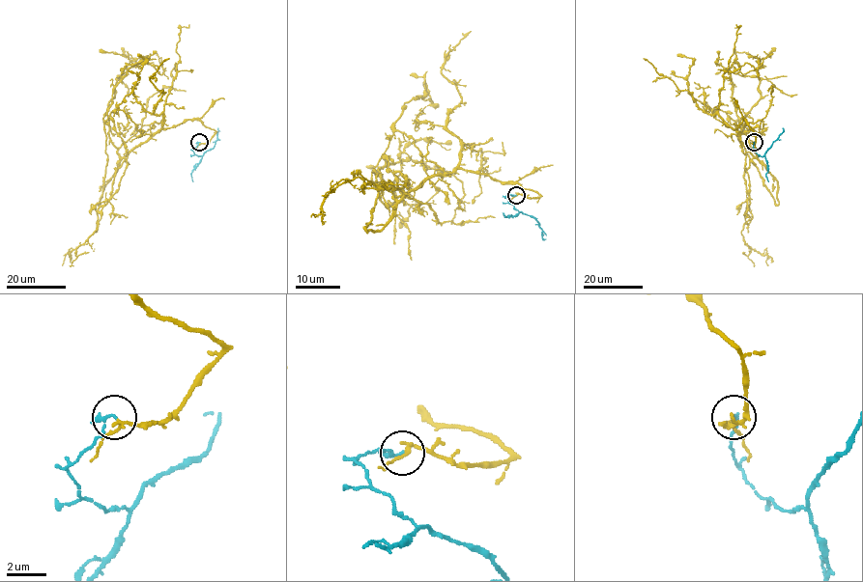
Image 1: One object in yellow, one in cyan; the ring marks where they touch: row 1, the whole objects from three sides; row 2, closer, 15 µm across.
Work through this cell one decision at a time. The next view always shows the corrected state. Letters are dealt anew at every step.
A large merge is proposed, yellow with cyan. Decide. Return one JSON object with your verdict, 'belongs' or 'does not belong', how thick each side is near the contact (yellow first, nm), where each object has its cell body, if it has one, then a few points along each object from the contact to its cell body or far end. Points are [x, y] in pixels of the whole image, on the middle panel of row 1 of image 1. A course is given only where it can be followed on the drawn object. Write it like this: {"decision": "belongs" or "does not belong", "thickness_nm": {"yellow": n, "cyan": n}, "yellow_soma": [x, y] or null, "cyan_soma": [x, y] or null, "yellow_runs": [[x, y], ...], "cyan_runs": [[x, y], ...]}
{"decision": "belongs", "thickness_nm": {"yellow": 150, "cyan": 120}, "yellow_soma": null, "cyan_soma": null, "yellow_runs": [[516, 195], [539, 195], [455, 169], [398, 200], [378, 169], [411, 159], [453, 175], [464, 197], [450, 224]], "cyan_runs": [[516, 195], [504, 197], [518, 210], [538, 222], [542, 237]]}

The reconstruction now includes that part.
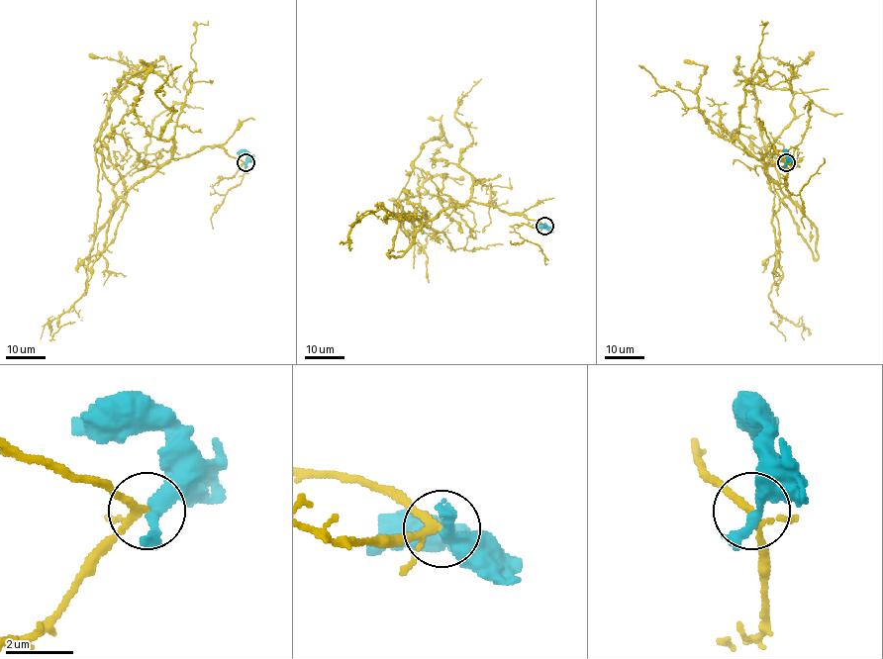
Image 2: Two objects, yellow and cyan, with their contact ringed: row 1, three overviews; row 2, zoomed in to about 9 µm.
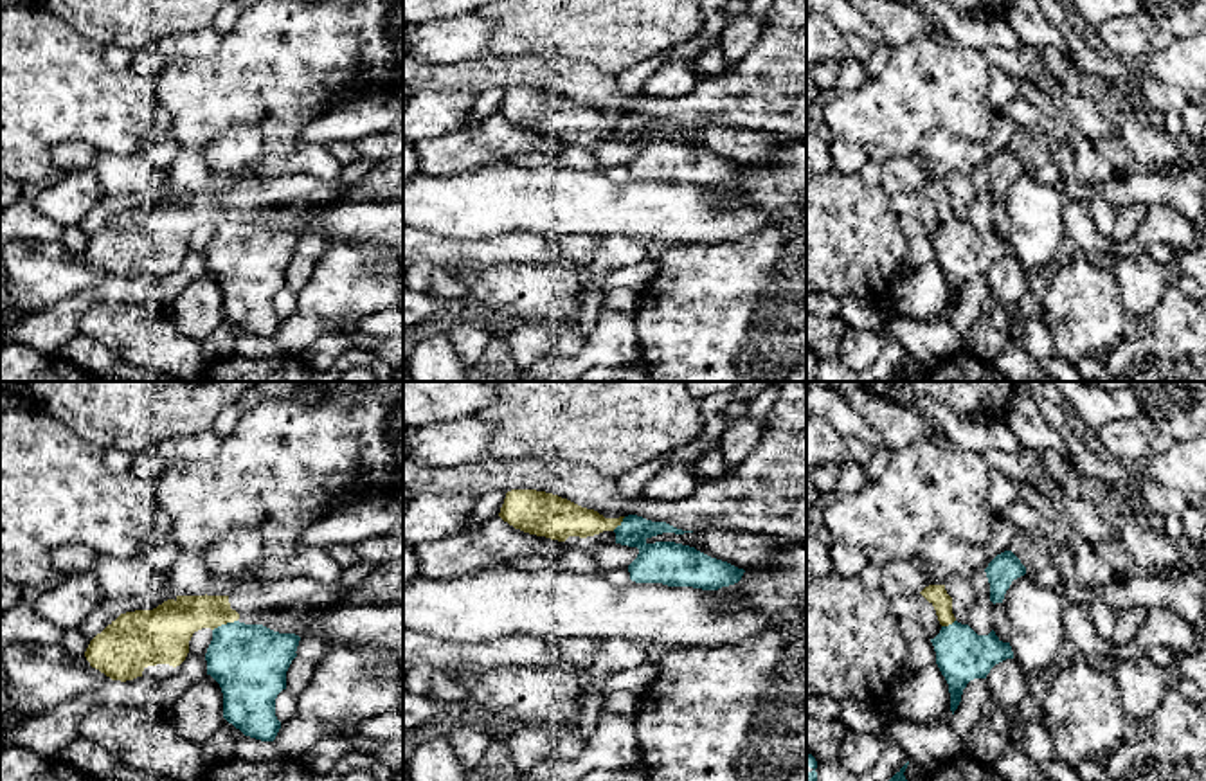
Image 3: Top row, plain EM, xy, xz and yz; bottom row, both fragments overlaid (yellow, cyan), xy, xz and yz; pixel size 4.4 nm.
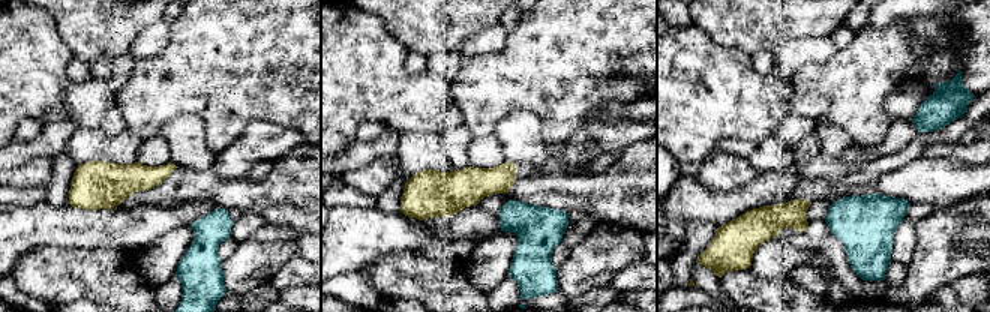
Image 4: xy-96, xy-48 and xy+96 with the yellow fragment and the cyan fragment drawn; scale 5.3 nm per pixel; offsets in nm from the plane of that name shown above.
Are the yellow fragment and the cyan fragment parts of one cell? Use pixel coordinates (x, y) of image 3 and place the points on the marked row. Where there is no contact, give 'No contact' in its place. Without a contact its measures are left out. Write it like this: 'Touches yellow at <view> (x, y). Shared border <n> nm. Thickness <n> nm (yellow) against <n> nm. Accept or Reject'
Touches yellow at xy (224, 623). Shared border 120 nm. Thickness 220 nm (yellow) against 340 nm. Reject

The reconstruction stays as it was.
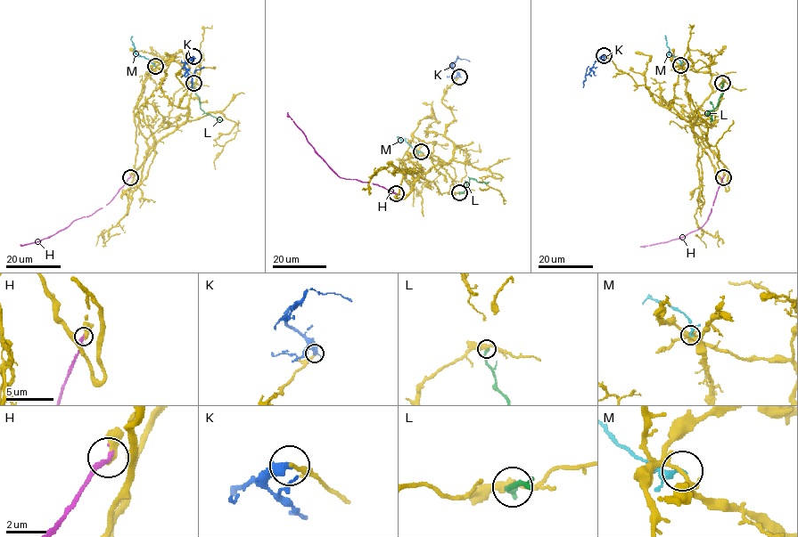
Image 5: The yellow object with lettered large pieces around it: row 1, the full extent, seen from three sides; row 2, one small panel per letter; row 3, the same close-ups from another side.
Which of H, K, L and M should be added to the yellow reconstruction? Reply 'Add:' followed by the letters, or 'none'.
Add: none

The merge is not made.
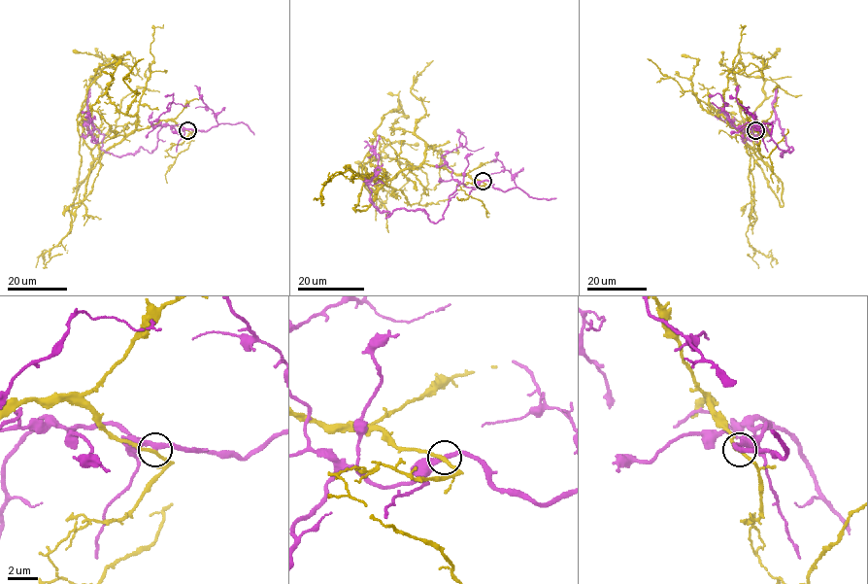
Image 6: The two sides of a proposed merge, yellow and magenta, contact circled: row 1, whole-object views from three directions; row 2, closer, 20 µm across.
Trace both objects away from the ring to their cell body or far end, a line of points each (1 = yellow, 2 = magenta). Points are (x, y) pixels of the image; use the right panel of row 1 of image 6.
1: (755, 130), (750, 120), (741, 130), (761, 157), (737, 102), (734, 67), (740, 62), (749, 75), (777, 53)
2: (755, 130), (763, 125), (782, 150), (793, 150), (780, 155), (788, 149), (778, 120), (747, 133), (719, 112)

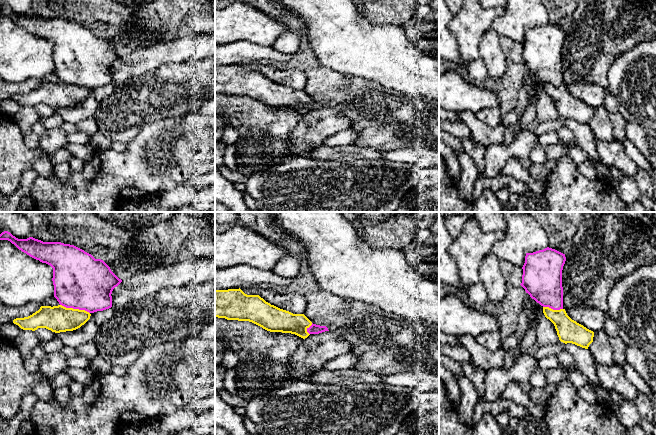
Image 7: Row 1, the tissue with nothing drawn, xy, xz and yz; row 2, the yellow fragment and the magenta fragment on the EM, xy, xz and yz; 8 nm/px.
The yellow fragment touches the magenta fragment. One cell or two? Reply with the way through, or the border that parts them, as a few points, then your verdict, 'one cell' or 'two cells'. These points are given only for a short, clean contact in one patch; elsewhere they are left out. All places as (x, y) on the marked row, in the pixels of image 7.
border along xy (60, 304), (66, 307), (84, 309), (89, 313); two cells

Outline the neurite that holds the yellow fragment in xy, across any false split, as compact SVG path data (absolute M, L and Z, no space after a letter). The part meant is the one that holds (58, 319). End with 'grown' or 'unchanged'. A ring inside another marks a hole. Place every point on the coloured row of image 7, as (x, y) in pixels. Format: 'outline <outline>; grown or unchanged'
outline M41 306L38 311L24 318L16 318L13 323L23 330L35 331L46 328L55 333L73 331L84 325L91 314L85 310L58 306Z; unchanged

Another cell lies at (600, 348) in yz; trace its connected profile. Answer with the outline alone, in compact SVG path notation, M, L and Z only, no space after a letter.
M605 330L594 333L593 342L589 345L588 350L598 364L617 365L612 359L612 348Z

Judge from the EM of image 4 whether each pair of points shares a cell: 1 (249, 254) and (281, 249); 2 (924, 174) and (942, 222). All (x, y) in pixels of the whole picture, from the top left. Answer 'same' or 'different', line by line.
1: same
2: different

